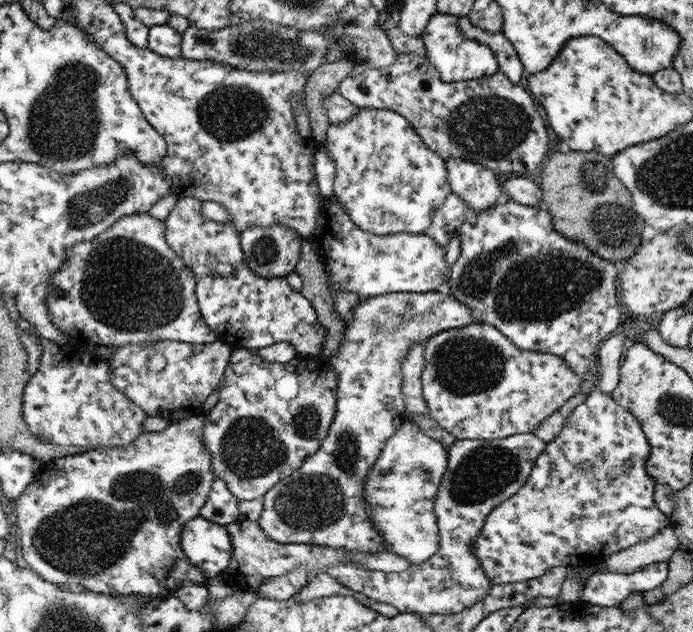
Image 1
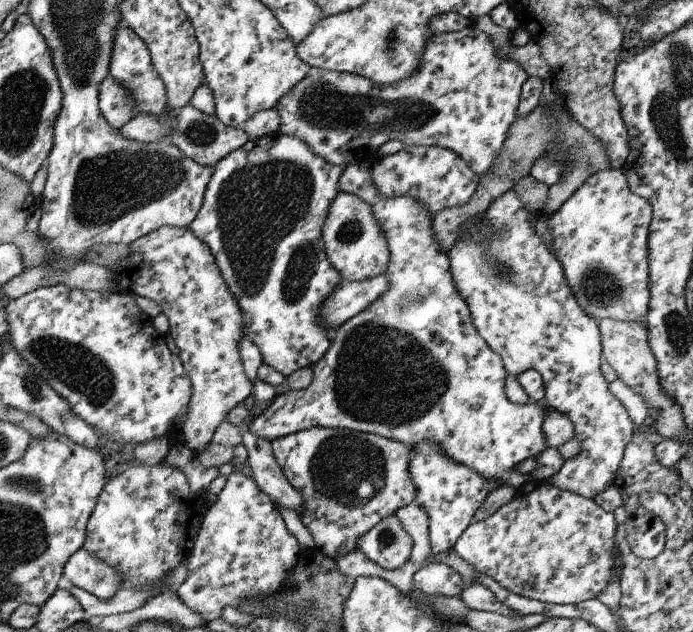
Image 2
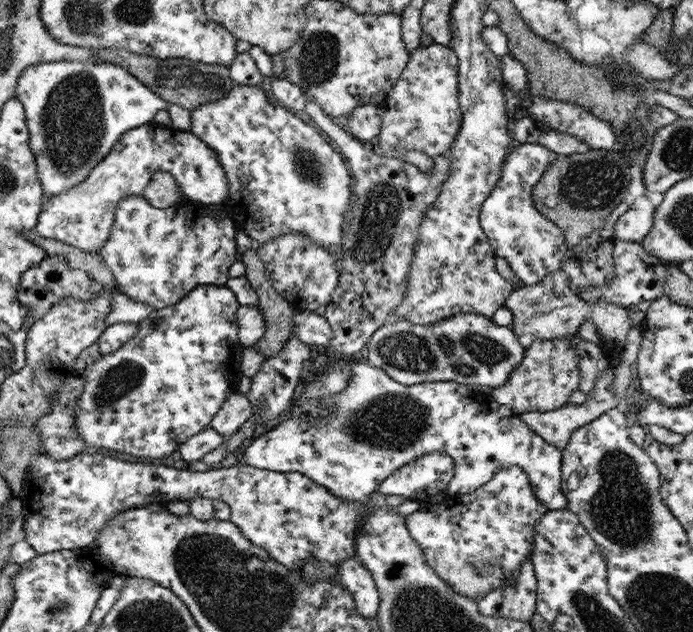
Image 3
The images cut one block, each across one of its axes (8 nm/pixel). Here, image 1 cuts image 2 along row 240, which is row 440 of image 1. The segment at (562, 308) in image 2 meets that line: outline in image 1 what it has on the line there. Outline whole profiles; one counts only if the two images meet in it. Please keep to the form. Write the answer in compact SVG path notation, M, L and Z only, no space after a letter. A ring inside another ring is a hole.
M521 433L491 440L455 439L448 447L446 469L441 477L435 499L433 499L434 515L438 528L438 547L434 558L429 557L423 563L410 564L401 572L373 571L369 567L363 569L354 564L334 562L329 566L318 568L320 572L329 573L339 584L344 584L352 591L360 592L367 598L380 603L393 605L401 613L415 613L416 615L453 614L467 608L475 601L480 601L492 585L483 574L478 560L472 555L470 544L479 534L485 517L492 508L511 498L519 487L526 481L535 459L544 449L542 440L533 433Z

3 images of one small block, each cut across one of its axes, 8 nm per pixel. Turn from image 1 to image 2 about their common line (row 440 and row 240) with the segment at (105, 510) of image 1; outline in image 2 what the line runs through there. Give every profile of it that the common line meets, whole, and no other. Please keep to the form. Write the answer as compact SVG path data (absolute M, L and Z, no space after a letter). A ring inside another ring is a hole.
M163 225L136 238L127 244L129 254L121 259L121 265L112 272L117 293L133 294L159 305L160 312L169 320L168 335L173 338L179 349L178 357L190 377L191 394L186 406L186 417L178 433L179 442L183 442L195 452L204 451L209 446L217 425L225 420L225 415L234 406L239 406L245 398L251 398L253 382L245 376L238 353L237 341L242 334L241 308L223 280L214 253L199 239L188 226Z

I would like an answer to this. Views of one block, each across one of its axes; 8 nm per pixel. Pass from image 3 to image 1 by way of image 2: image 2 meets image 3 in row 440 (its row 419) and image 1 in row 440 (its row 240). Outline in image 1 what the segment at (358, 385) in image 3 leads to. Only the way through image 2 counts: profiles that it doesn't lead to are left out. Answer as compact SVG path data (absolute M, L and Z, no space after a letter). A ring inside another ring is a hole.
M404 420L398 427L397 430L386 439L381 452L378 454L378 457L375 459L375 464L367 471L366 479L364 480L364 496L363 496L363 506L368 508L370 516L368 516L374 524L374 527L381 533L381 536L384 538L384 550L390 553L398 554L403 556L410 564L417 564L425 562L429 557L434 558L435 551L438 547L438 528L436 525L436 516L434 515L433 508L433 499L443 476L443 473L446 469L447 462L447 451L440 442L425 436L418 426L415 426L412 422L409 423L407 420Z

